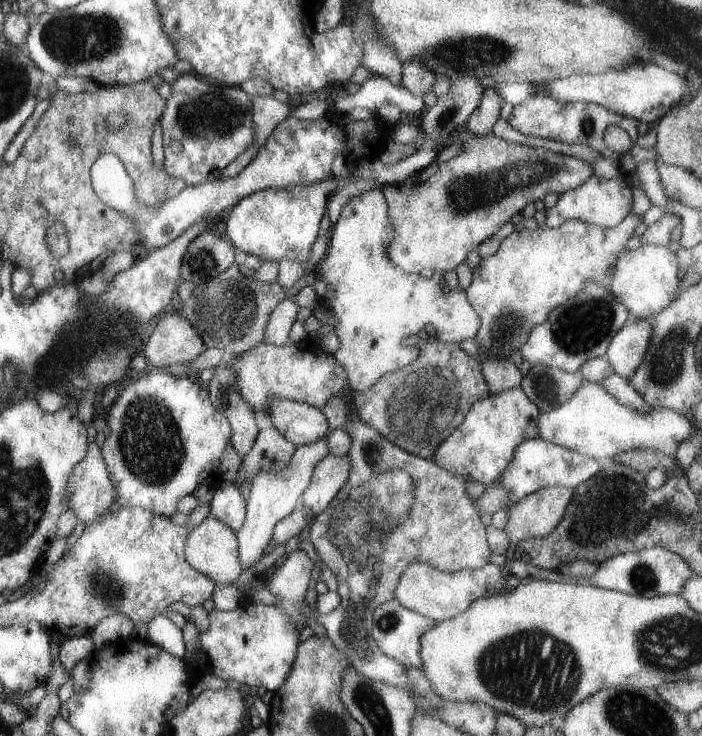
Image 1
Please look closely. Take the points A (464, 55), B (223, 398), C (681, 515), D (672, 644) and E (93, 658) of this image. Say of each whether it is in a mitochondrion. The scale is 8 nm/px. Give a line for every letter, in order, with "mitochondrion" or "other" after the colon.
A: mitochondrion
B: mitochondrion
C: mitochondrion
D: mitochondrion
E: other

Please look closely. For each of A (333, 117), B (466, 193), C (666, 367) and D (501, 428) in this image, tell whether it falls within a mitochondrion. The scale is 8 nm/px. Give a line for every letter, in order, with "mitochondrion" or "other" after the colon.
A: other
B: mitochondrion
C: mitochondrion
D: other

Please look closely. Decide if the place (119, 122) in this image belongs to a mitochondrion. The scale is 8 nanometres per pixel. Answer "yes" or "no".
no

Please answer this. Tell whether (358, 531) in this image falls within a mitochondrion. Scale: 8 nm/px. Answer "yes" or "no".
yes

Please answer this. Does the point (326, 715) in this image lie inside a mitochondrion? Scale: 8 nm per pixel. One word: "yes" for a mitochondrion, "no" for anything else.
yes

